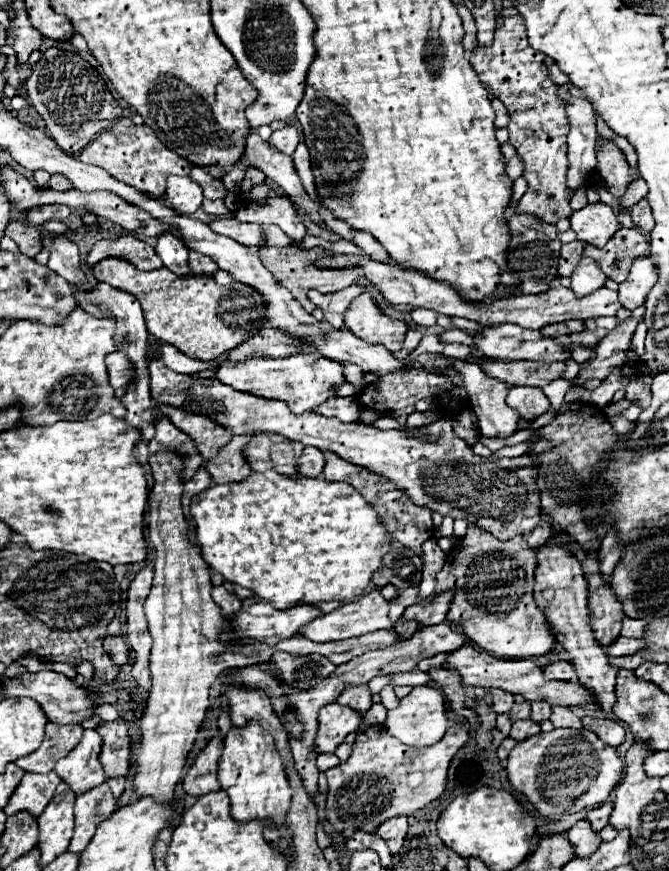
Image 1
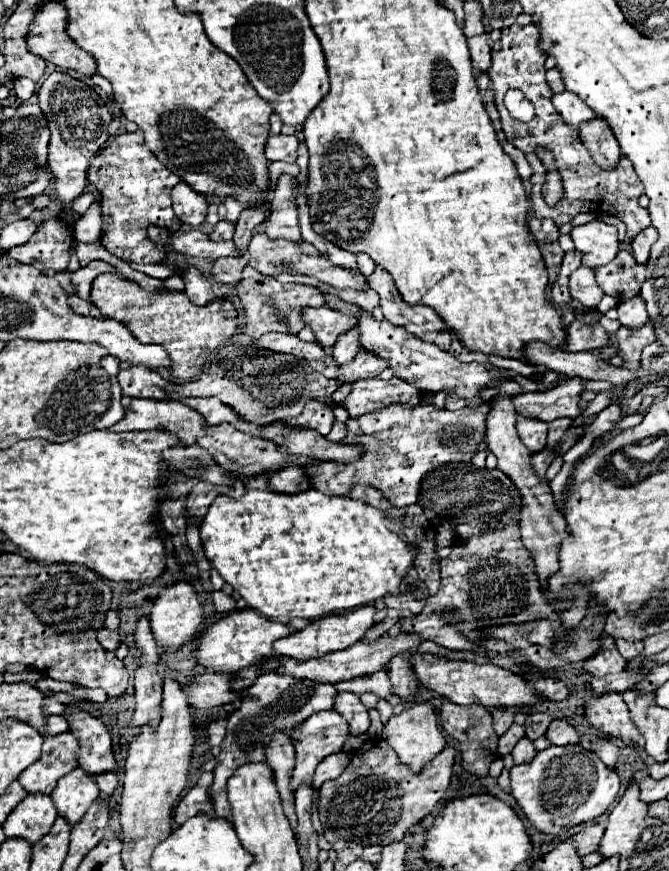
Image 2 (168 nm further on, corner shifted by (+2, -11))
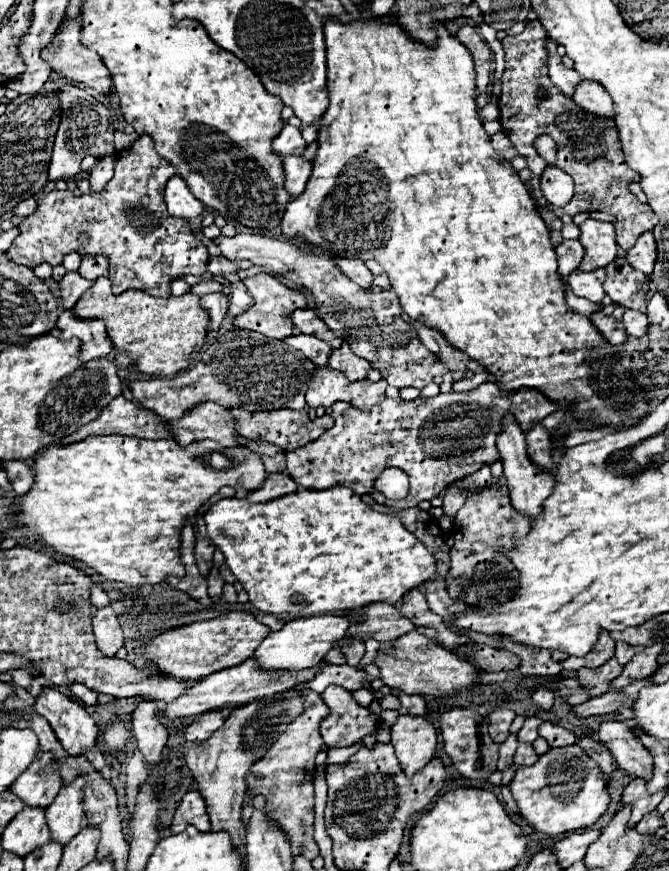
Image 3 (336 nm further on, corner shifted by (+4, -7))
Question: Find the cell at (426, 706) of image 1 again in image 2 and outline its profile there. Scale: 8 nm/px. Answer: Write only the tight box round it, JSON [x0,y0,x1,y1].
[382,702,446,772]

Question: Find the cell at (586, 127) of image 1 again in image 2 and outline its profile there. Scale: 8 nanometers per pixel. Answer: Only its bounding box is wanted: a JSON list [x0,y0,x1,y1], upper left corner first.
[552,90,594,130]

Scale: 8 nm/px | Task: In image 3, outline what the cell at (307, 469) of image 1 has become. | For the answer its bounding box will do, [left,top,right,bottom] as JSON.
[248,472,298,502]

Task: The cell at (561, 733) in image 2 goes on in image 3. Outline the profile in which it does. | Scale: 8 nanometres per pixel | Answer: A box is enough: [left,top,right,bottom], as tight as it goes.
[538,722,578,746]

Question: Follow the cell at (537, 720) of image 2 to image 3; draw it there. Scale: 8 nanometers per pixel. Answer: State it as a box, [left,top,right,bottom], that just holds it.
[518,716,542,742]

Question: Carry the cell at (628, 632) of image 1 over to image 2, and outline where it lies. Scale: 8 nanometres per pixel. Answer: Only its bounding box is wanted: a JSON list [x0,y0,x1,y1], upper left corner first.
[616,640,644,660]

